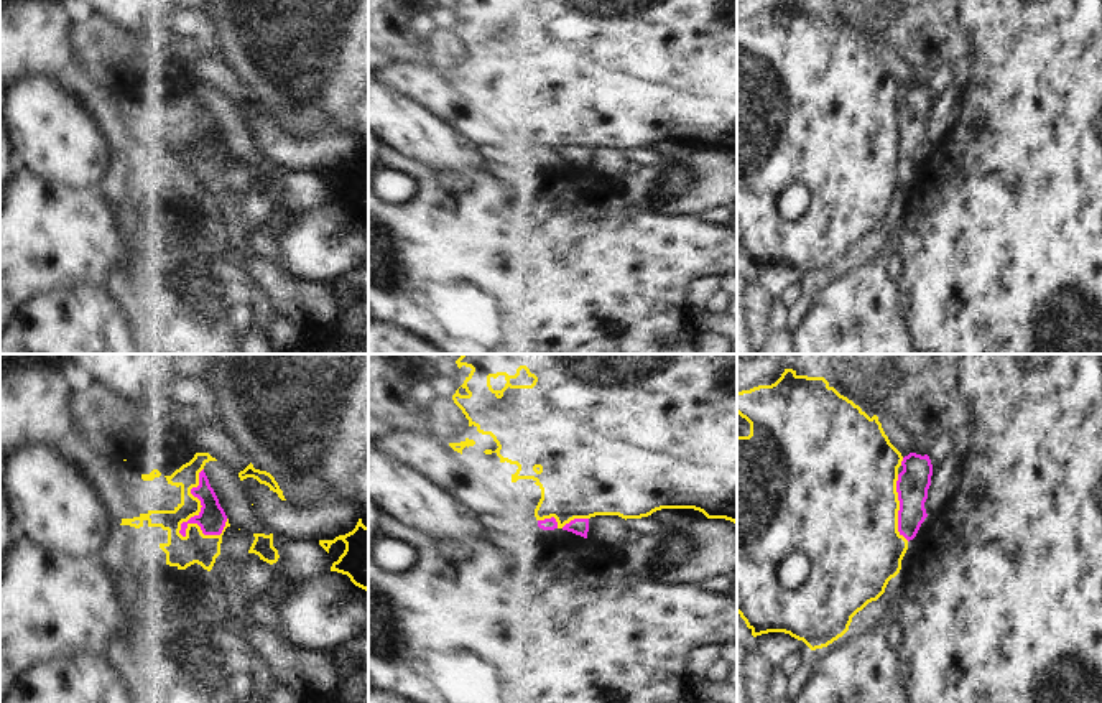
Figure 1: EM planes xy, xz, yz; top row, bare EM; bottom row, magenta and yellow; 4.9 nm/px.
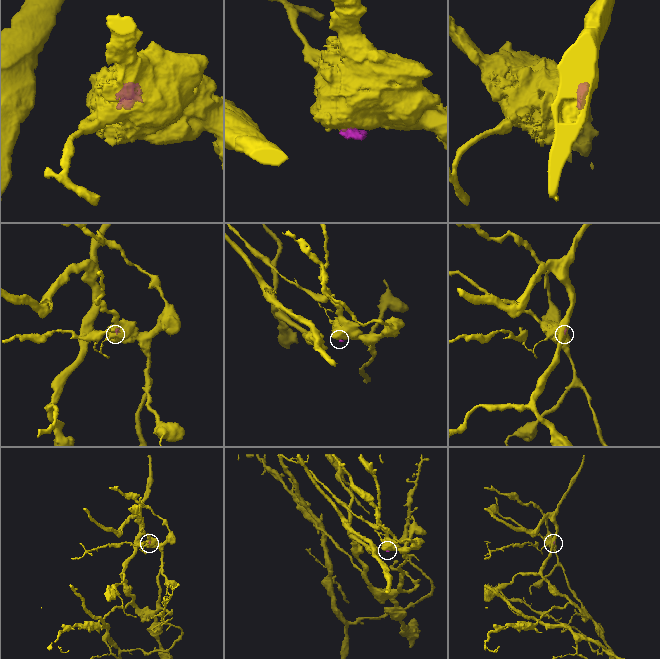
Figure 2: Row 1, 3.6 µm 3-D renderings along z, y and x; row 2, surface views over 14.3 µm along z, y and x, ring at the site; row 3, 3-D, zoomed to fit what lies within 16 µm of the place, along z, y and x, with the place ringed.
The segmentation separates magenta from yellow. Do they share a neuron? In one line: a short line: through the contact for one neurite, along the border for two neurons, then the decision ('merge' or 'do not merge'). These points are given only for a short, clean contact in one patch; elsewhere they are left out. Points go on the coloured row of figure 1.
line xy (203, 468), (191, 489), (201, 509), (183, 537); do not merge

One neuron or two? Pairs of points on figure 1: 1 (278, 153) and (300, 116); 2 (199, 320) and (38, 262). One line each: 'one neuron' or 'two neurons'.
1: two neurons
2: two neurons

